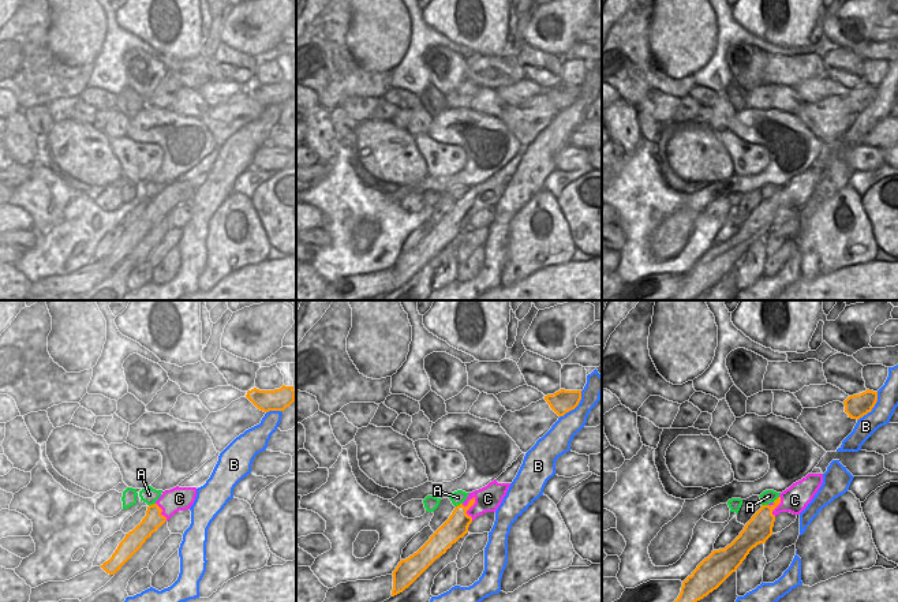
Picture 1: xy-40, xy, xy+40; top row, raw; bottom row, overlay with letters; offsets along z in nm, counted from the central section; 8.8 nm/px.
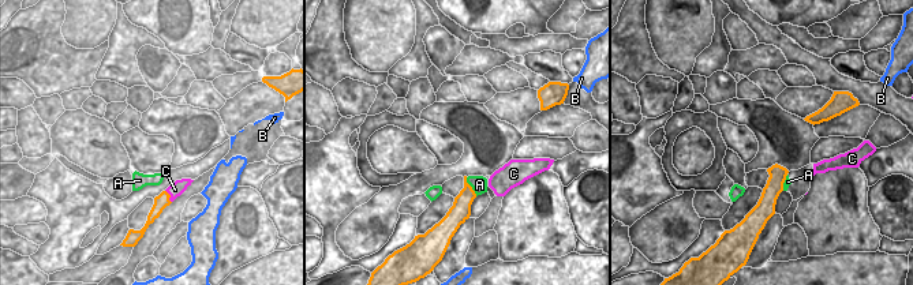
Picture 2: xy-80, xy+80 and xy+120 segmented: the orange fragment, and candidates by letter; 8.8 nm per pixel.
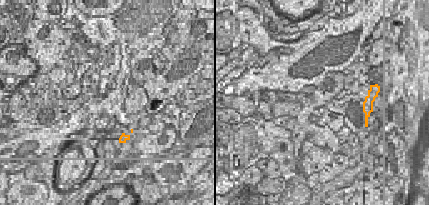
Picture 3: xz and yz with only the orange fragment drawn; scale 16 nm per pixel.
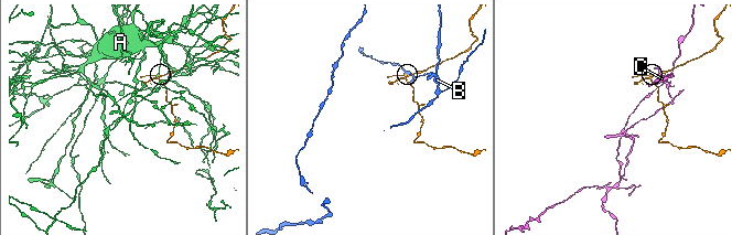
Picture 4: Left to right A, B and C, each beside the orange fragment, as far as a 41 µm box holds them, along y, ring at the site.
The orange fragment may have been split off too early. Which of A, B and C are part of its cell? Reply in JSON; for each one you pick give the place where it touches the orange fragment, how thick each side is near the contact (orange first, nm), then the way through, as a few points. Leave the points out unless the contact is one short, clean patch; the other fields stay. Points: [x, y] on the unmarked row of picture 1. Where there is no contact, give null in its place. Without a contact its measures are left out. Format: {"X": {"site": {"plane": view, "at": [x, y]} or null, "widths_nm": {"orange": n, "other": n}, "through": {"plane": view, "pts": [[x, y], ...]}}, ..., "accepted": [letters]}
{"accepted": []}

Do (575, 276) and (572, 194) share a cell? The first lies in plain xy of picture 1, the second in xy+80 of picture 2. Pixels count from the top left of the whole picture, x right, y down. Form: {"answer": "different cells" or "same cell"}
{"answer": "different cells"}

